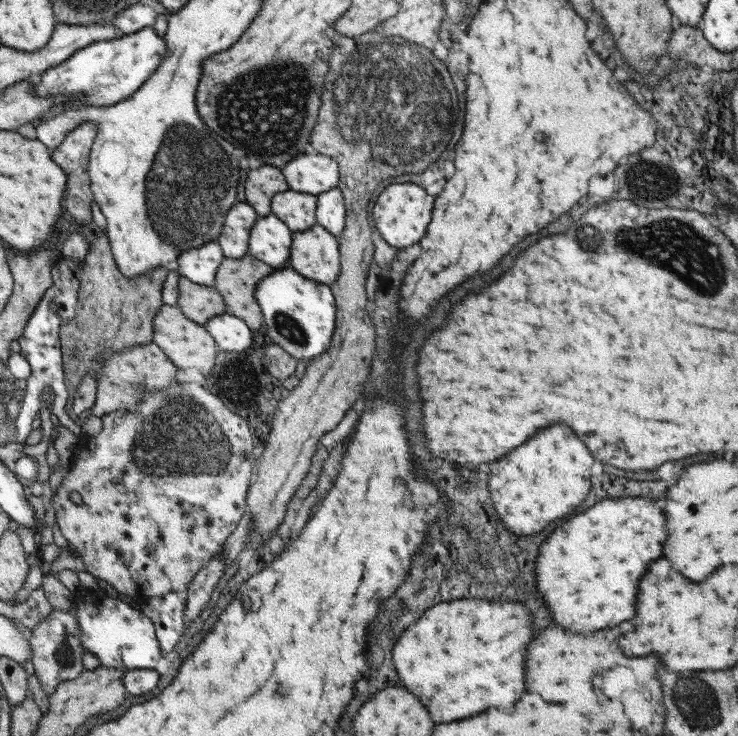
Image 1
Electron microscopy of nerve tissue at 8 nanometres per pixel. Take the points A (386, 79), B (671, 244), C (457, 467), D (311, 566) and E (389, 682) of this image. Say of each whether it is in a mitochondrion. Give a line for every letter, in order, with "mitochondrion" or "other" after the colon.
A: mitochondrion
B: mitochondrion
C: other
D: other
E: other

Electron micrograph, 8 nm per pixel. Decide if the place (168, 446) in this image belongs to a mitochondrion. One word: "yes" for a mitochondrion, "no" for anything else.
yes

